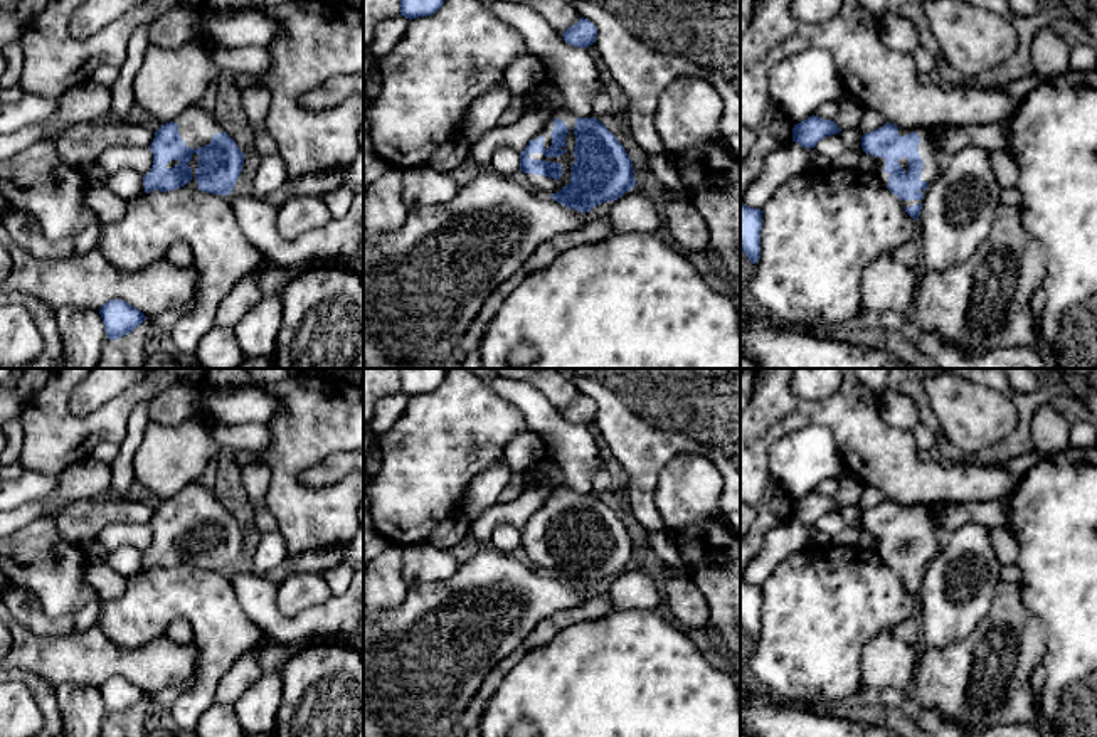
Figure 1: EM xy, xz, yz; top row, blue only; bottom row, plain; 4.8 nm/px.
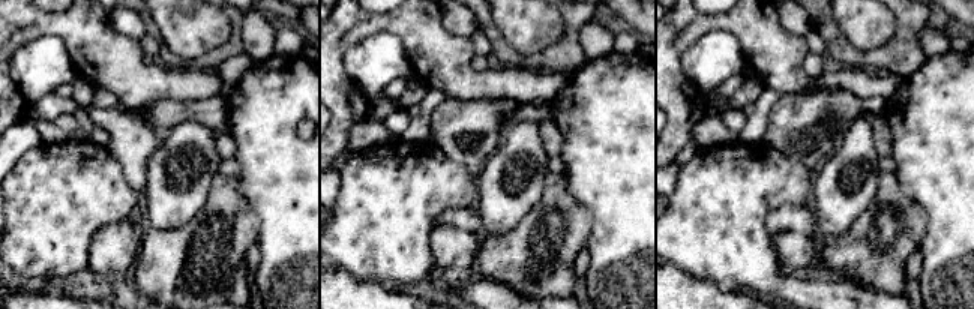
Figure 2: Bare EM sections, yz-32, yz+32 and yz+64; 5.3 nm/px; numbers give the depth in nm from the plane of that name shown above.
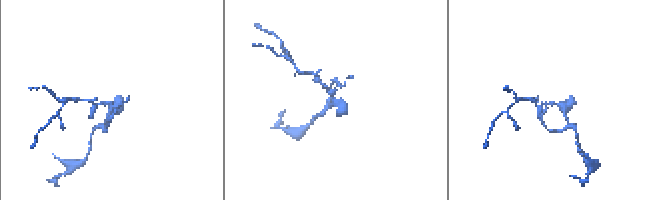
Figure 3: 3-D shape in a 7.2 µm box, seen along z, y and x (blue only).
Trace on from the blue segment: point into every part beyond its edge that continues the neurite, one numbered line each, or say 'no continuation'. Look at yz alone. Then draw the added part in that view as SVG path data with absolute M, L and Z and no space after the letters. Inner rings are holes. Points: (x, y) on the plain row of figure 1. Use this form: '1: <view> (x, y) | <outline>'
1: yz (932, 539) | M919 503L919 505L898 505L898 512L905 513L915 508L920 513L919 532L924 538L920 557L930 560L937 555L942 547L944 535L941 533L935 522L937 503Z

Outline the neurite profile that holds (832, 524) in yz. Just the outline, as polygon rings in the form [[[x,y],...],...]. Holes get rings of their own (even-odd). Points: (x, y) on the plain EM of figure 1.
[[[840,510],[823,515],[814,523],[819,532],[829,535],[831,538],[835,538],[845,528],[845,525],[846,523]]]

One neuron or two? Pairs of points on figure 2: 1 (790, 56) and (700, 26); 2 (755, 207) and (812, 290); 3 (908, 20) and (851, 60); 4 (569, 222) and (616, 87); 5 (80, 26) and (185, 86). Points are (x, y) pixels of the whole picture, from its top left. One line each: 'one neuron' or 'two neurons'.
1: one neuron
2: one neuron
3: one neuron
4: two neurons
5: one neuron

